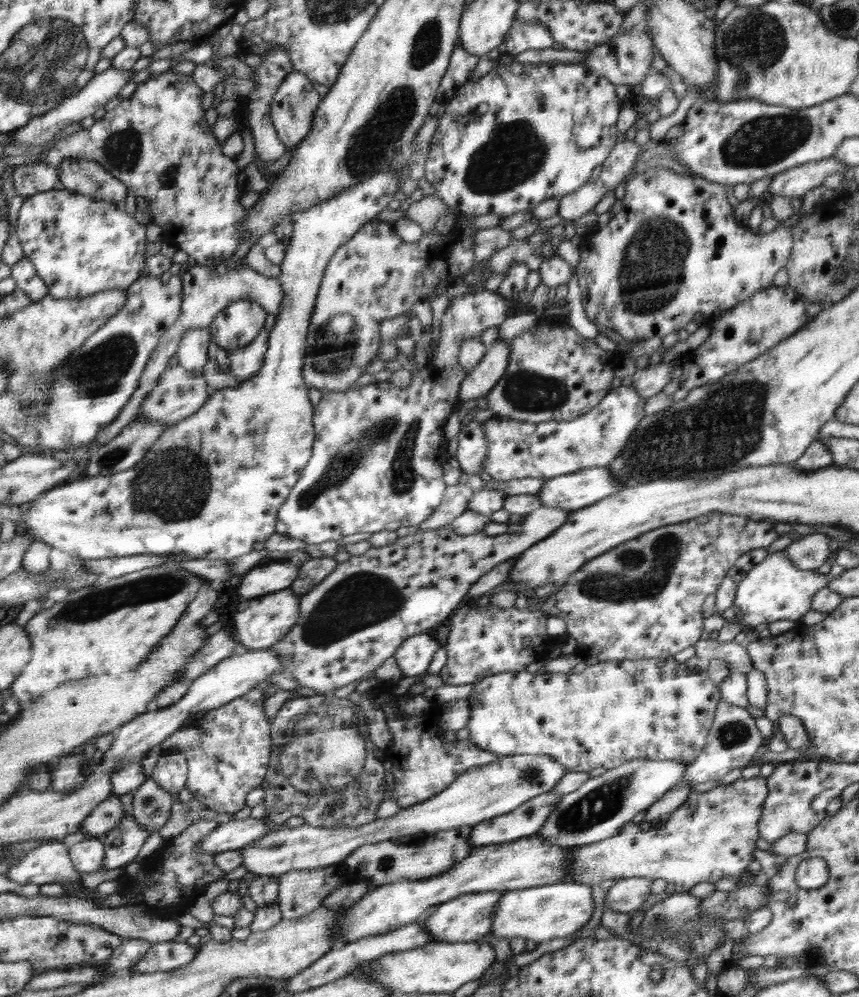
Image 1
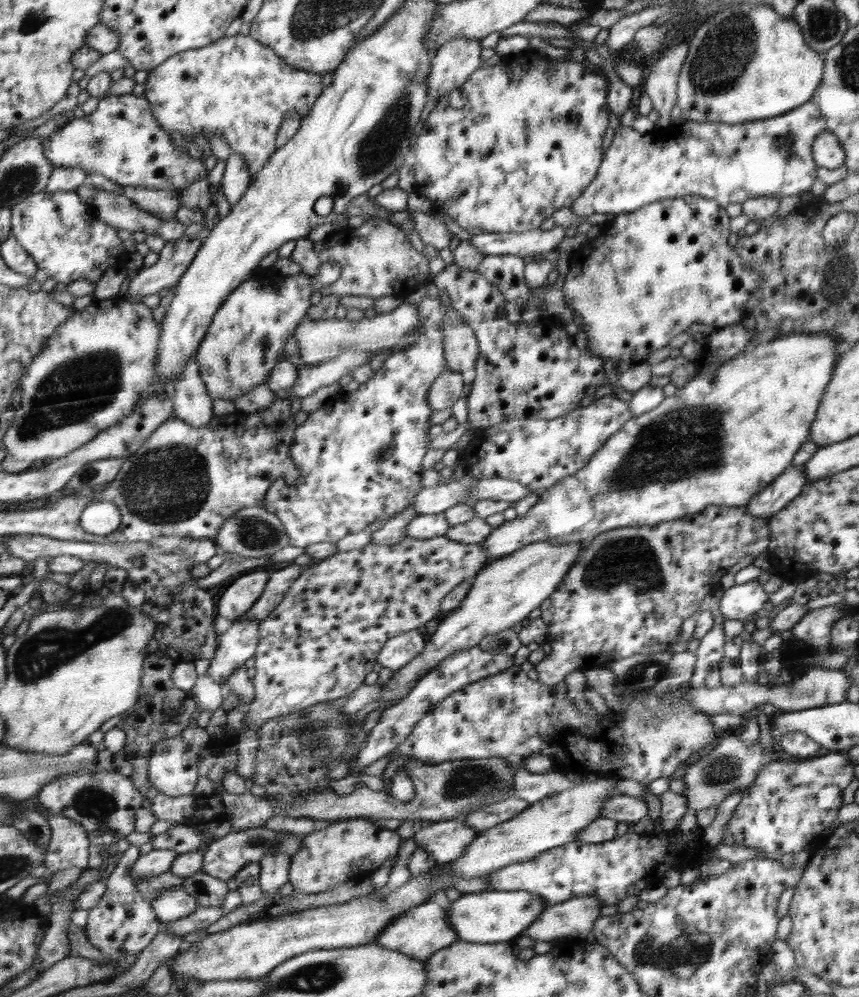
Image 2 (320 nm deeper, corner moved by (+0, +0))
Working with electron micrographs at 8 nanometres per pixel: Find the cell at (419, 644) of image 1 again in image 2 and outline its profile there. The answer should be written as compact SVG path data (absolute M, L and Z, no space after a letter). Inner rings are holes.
M408 631L388 639L377 661L391 671L400 670L408 666L411 660L423 651L424 647L426 647L426 640L422 636L422 631Z

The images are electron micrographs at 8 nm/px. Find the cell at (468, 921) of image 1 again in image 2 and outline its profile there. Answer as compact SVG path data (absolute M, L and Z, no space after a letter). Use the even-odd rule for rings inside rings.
M438 894L433 900L419 904L418 907L406 912L406 914L398 916L378 936L374 943L392 951L408 954L408 957L426 961L430 956L435 955L437 951L442 951L444 948L460 942L458 932L455 932L450 920L447 920L448 910L450 910L447 905L446 895Z

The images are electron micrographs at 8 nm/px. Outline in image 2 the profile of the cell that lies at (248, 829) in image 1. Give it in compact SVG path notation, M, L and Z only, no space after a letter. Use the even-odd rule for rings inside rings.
M144 849L140 858L133 862L134 868L130 872L132 881L137 884L138 881L149 881L170 872L172 861L178 858L179 852L174 849Z

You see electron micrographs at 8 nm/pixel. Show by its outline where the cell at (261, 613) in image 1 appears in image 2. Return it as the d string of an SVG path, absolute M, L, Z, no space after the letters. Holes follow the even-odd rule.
M239 618L233 621L226 632L217 636L218 648L210 659L208 674L223 688L224 694L229 692L227 680L232 673L255 656L260 640L260 620Z

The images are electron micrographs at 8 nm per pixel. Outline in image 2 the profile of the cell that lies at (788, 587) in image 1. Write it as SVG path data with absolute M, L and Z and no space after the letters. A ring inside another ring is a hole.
M757 578L723 590L719 606L725 620L743 621L767 608L769 601L763 582L764 578Z

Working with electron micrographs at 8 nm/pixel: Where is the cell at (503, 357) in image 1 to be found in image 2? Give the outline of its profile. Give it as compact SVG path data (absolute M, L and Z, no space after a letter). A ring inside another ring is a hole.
M448 370L432 385L429 404L436 411L451 409L458 399L465 397L464 381L460 372Z

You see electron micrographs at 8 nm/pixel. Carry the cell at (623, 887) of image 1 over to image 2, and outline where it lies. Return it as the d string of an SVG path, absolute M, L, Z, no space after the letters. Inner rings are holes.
M580 896L546 907L526 930L524 936L534 941L561 941L563 938L584 937L600 917L602 904L597 896Z

